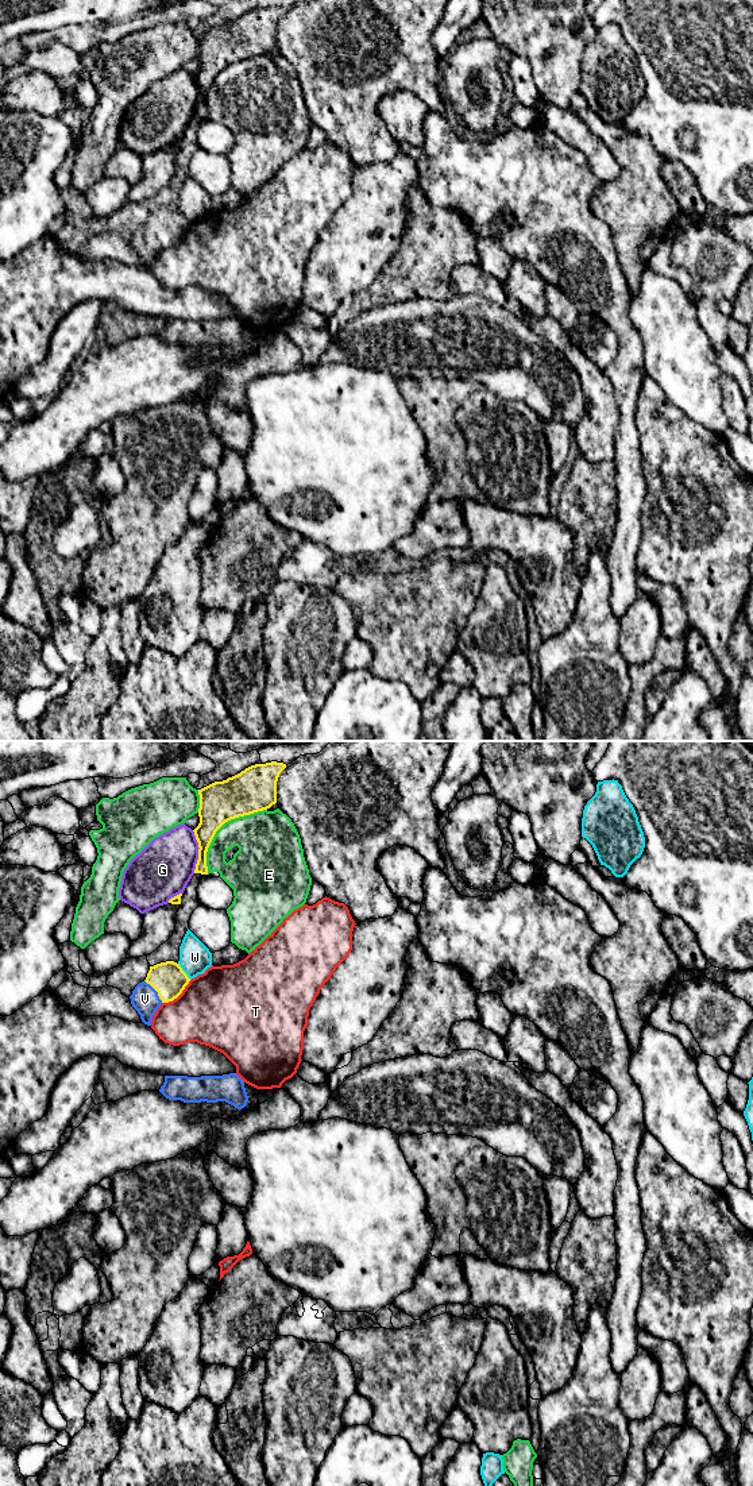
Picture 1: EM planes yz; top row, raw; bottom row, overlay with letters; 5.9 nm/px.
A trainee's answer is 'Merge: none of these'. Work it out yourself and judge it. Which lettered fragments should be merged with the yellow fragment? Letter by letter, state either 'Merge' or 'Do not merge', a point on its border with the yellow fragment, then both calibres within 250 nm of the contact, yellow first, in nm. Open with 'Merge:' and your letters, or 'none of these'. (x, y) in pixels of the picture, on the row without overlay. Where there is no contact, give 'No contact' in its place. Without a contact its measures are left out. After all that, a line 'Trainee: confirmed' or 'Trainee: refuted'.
Merge: V
E: Do not merge. Touches yellow at yz (220, 70). Thickness 260 nm (yellow) against 300 nm
G: Do not merge. Touches yellow at yz (199, 96). Thickness 180 nm (yellow) against 340 nm
T: Do not merge. Touches yellow at yz (177, 240). Thickness 200 nm (yellow) against 460 nm
V: Merge. Touches yellow at yz (155, 234). Thickness 200 nm (yellow) against 170 nm
W: Do not merge. Touches yellow at yz (182, 215). Thickness 200 nm (yellow) against 190 nm
Trainee: refuted

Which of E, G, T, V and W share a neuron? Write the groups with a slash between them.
E / G / T / V / W

